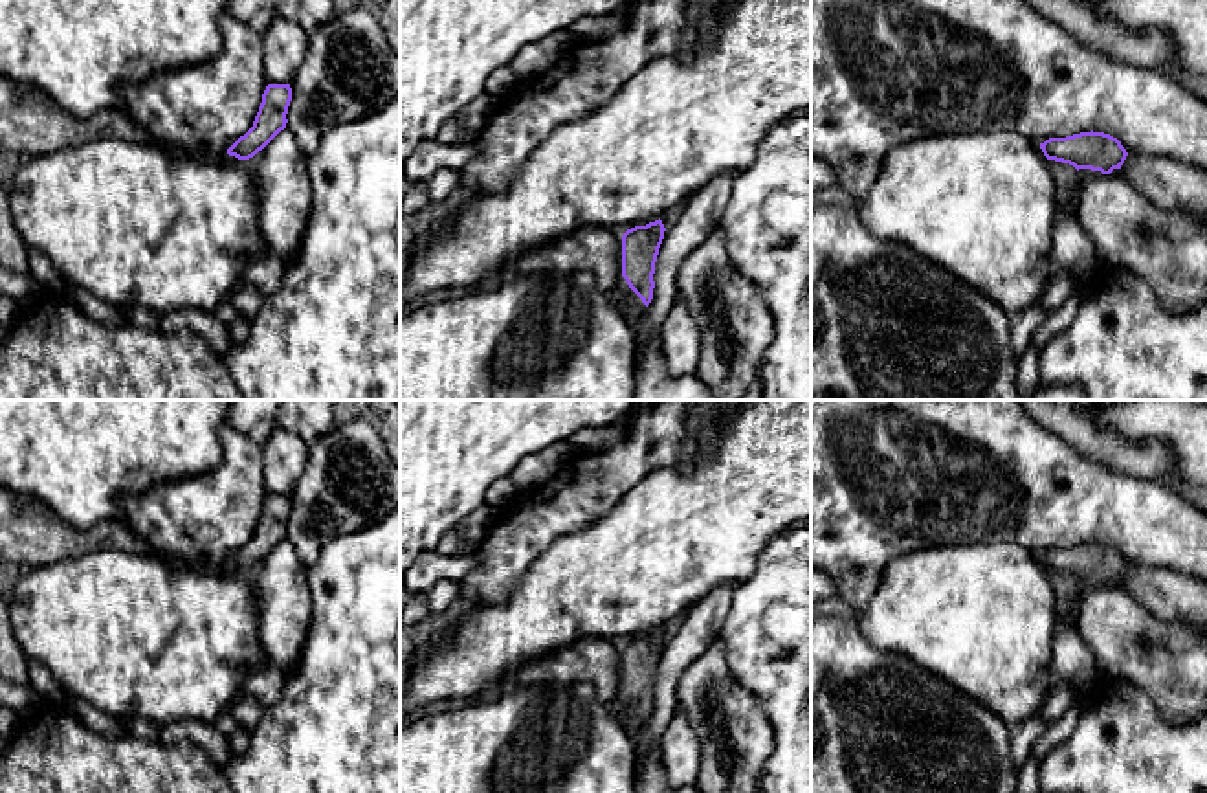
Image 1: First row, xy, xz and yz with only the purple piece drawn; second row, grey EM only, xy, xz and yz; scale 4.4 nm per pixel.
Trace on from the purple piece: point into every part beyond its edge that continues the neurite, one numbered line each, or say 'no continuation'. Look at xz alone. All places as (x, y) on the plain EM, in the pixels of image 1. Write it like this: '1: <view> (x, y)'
1: xz (635, 714)

